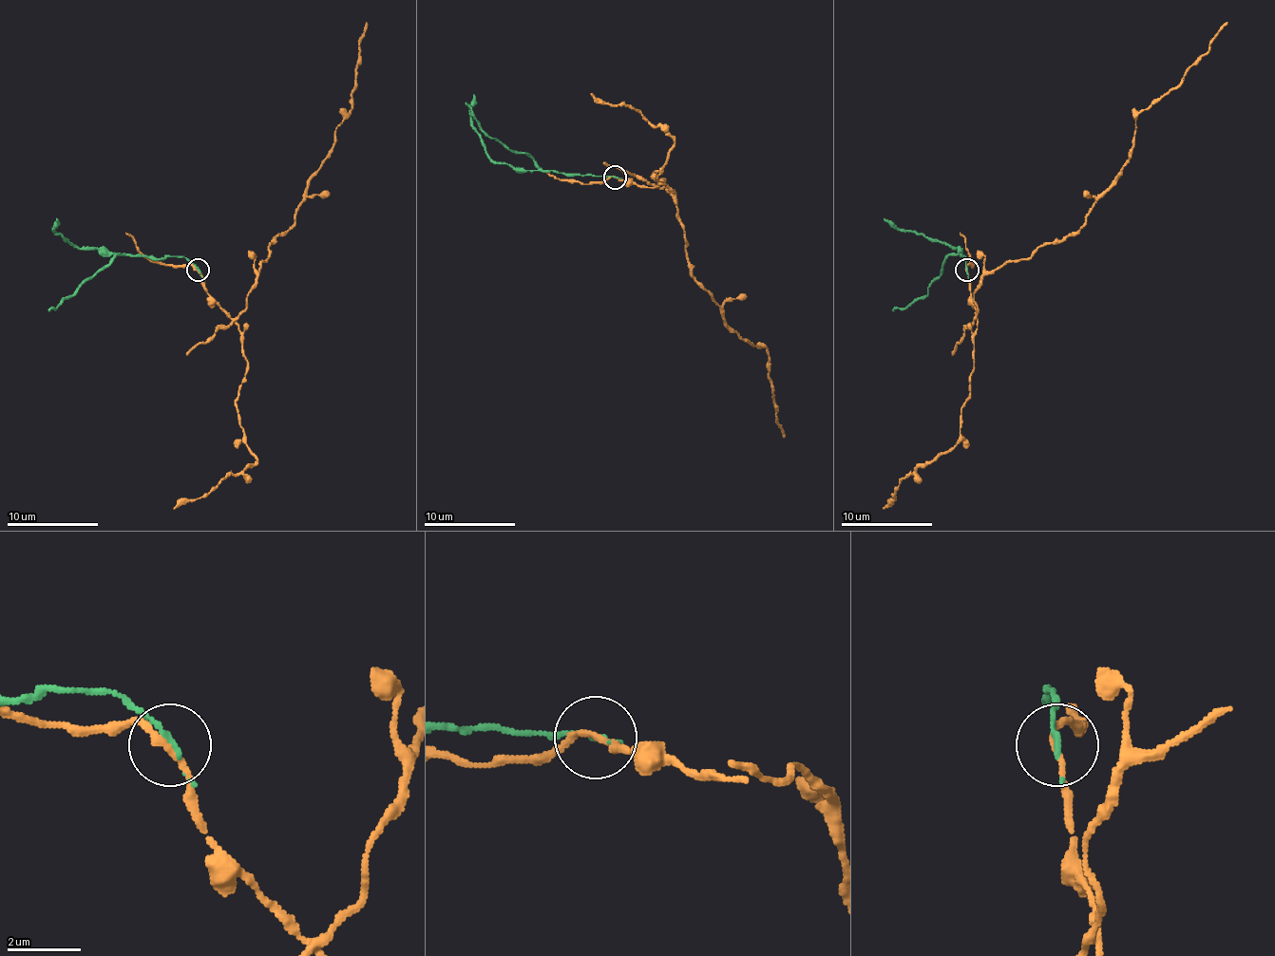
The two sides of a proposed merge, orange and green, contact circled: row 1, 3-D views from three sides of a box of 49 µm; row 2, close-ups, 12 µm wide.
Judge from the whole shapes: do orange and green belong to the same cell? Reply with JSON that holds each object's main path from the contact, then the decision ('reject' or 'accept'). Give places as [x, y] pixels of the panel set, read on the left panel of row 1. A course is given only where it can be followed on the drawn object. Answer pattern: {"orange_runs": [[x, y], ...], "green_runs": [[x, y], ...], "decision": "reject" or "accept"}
{"orange_runs": [[198, 271], [204, 291], [234, 319], [245, 308], [268, 245], [294, 222], [303, 193], [349, 115], [367, 23]], "green_runs": [[198, 271], [183, 256], [101, 254], [87, 248], [78, 248], [55, 232], [52, 227], [57, 217]], "decision": "reject"}

